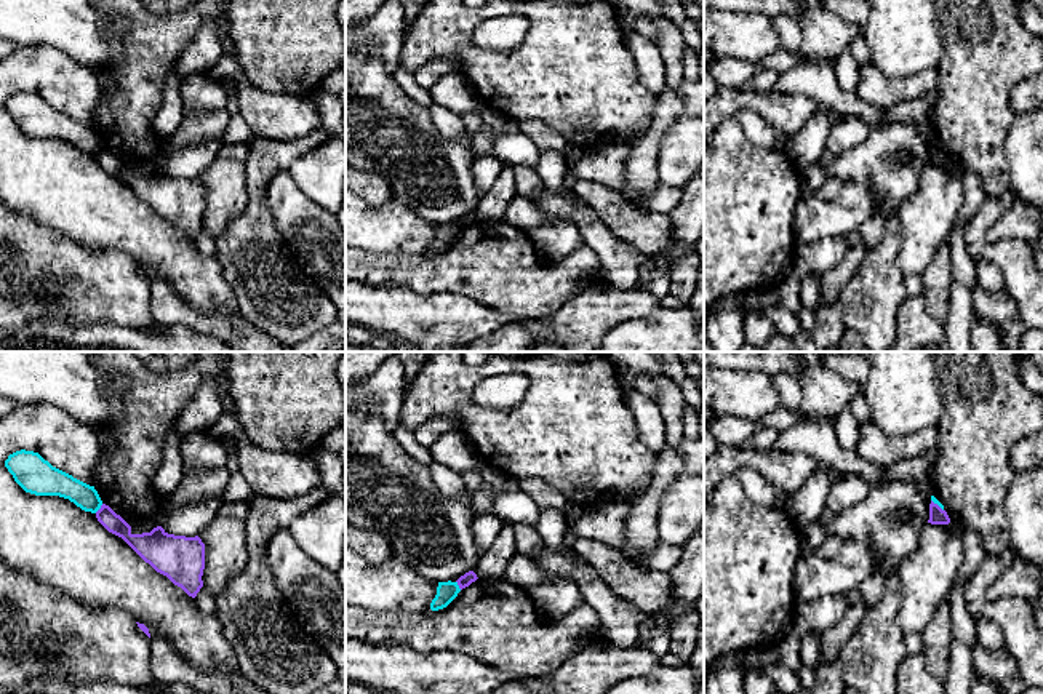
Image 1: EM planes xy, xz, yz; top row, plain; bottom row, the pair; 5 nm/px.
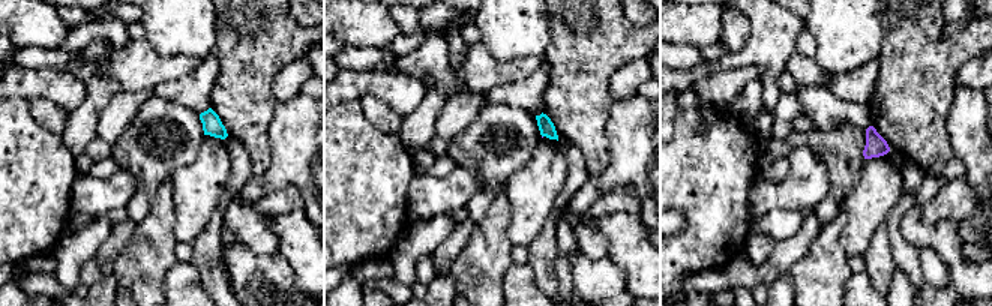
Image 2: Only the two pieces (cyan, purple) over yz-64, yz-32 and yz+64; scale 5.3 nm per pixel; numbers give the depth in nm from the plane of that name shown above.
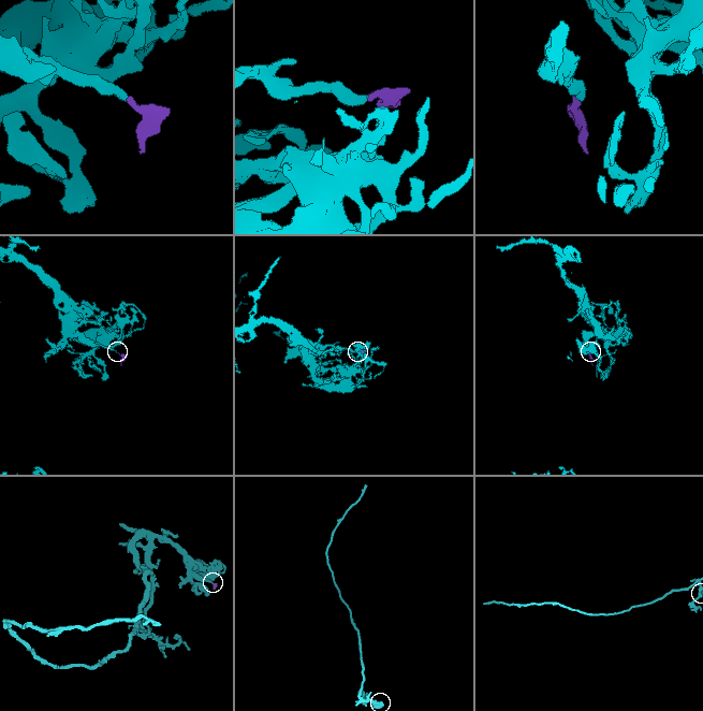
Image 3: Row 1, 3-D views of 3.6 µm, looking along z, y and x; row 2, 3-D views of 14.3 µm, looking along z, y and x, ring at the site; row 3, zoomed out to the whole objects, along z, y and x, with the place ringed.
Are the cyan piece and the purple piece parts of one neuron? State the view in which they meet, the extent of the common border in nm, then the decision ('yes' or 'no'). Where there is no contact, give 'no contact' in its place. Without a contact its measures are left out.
xy | 60 nm | no

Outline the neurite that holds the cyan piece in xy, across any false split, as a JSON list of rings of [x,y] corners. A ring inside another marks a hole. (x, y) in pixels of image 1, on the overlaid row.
[[[26,449],[16,451],[8,456],[5,467],[26,493],[35,496],[59,496],[91,513],[96,513],[102,505],[94,486],[53,467],[38,453]]]

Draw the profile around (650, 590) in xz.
[[[579,537],[574,540],[571,548],[597,571],[597,574],[616,595],[633,603],[641,612],[656,616],[672,608],[673,588],[667,572],[651,568],[643,569],[633,561],[627,560],[621,548],[597,539]]]

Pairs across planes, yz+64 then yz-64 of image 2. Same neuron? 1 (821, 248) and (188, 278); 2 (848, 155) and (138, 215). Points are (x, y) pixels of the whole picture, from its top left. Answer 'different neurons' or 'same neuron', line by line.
1: different neurons
2: same neuron

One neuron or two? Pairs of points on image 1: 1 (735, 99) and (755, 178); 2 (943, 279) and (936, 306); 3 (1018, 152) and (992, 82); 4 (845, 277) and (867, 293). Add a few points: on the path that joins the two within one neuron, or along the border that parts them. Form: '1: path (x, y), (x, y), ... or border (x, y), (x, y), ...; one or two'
1: border (731, 115), (720, 123); two
2: path (938, 285), (938, 299); one
3: border (1016, 114), (1005, 144), (1005, 159), (1010, 167); two
4: border (867, 248), (856, 274), (839, 299); two

